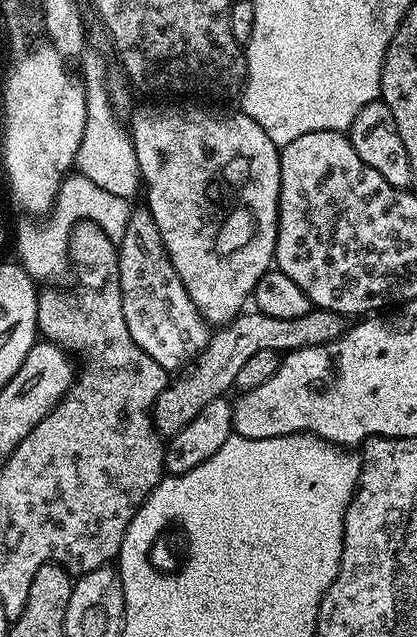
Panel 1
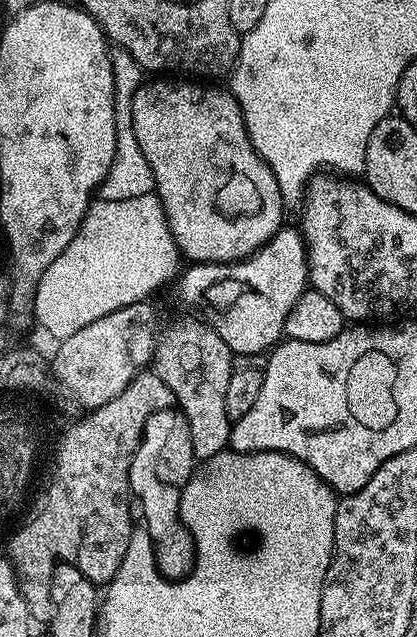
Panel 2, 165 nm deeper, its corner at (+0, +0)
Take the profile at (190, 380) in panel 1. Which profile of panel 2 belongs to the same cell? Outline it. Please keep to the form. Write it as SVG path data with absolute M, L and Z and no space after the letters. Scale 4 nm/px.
M173 406L166 410L158 410L146 418L146 426L142 430L140 445L136 448L134 458L130 462L130 490L138 512L144 515L143 527L150 534L156 549L156 566L160 575L166 580L182 580L189 576L196 565L196 544L180 520L180 489L192 479L198 461L194 454L194 442L190 442L190 422L186 422L184 413Z

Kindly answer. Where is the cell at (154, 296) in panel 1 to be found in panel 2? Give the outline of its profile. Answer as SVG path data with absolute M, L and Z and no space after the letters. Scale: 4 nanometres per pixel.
M195 319L176 320L165 332L163 329L159 333L156 341L154 371L162 378L162 382L166 382L166 386L170 386L186 422L190 422L190 442L194 442L194 454L197 461L207 462L211 456L225 451L232 439L233 421L229 420L226 414L226 386L230 383L230 374L234 371L234 363L232 364L234 353L209 324L204 323L203 319Z

